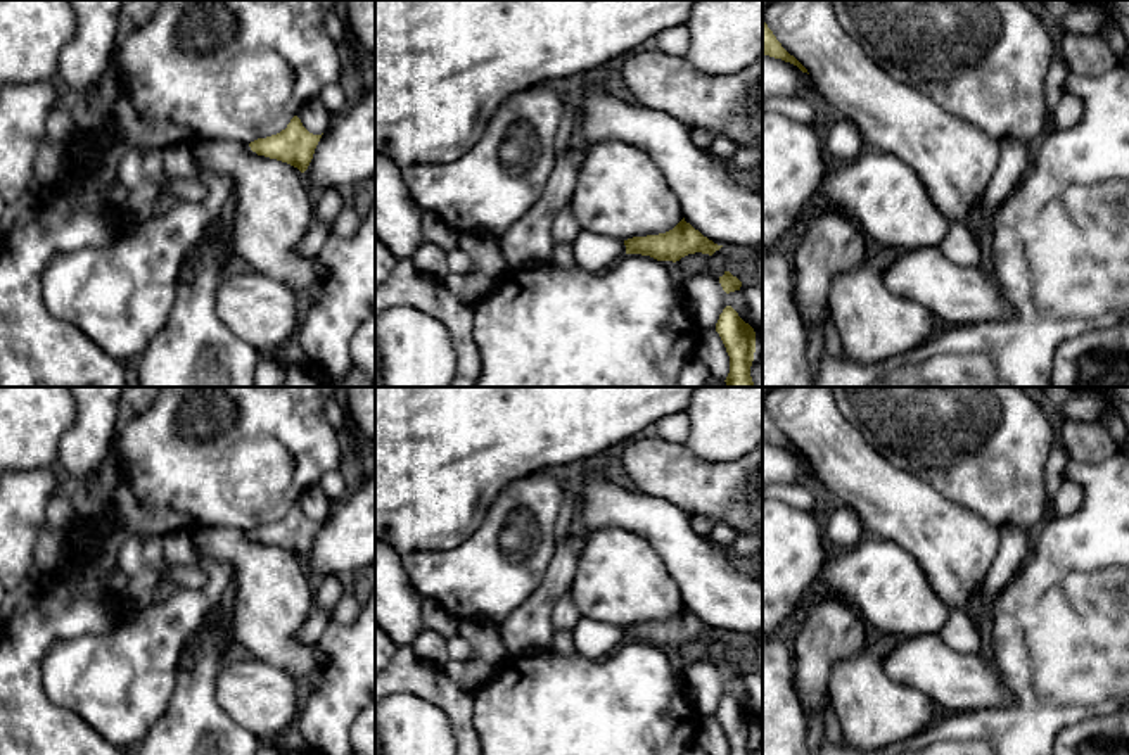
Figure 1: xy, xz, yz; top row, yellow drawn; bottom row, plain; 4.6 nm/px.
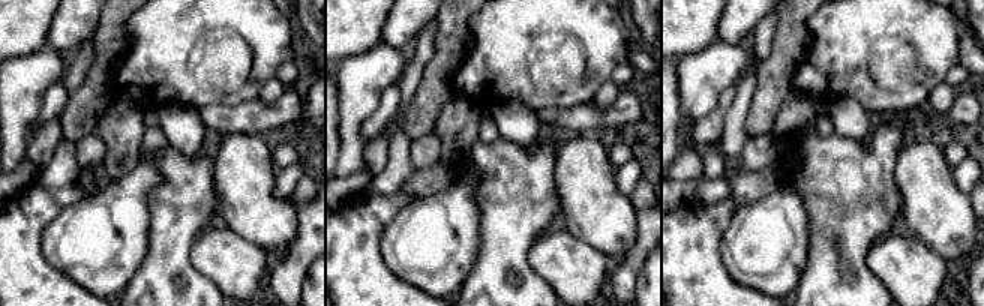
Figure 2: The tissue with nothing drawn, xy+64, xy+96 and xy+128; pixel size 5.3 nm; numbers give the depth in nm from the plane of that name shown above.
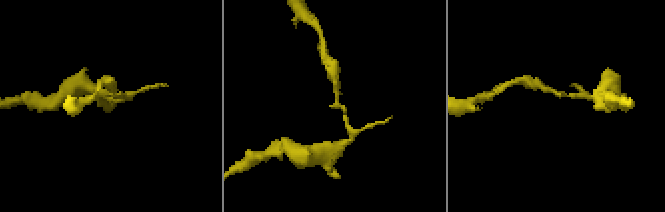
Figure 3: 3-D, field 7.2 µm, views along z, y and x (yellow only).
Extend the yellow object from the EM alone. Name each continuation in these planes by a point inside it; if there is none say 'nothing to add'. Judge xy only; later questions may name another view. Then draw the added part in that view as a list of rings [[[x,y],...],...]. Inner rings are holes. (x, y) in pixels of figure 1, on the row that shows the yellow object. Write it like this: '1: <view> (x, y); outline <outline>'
nothing to add

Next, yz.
nothing to add

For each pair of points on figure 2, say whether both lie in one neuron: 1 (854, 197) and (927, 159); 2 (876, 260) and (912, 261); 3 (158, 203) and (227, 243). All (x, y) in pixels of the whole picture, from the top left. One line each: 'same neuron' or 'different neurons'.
1: different neurons
2: same neuron
3: different neurons

